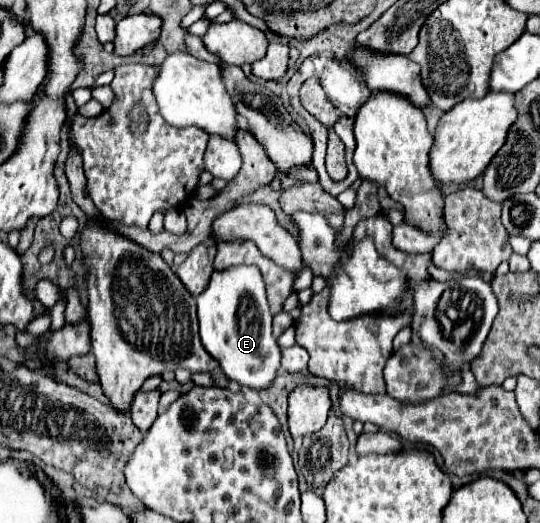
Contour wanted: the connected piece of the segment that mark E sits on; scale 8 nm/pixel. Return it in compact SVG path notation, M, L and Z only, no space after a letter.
M239 265L227 271L215 271L209 281L209 287L197 297L197 315L199 315L201 343L205 351L217 359L227 379L239 383L241 387L249 387L257 391L269 389L273 385L279 371L281 349L277 345L277 339L271 333L271 313L269 313L267 295L265 295L265 283L257 267Z

